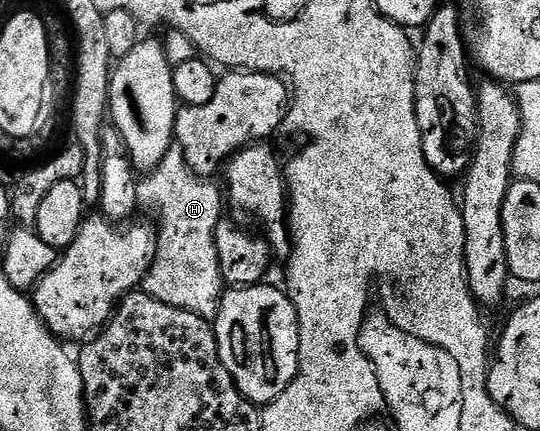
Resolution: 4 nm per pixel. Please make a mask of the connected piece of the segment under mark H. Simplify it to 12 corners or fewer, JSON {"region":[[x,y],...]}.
{"region":[[175,144],[137,188],[156,213],[143,293],[215,319],[221,187]]}

